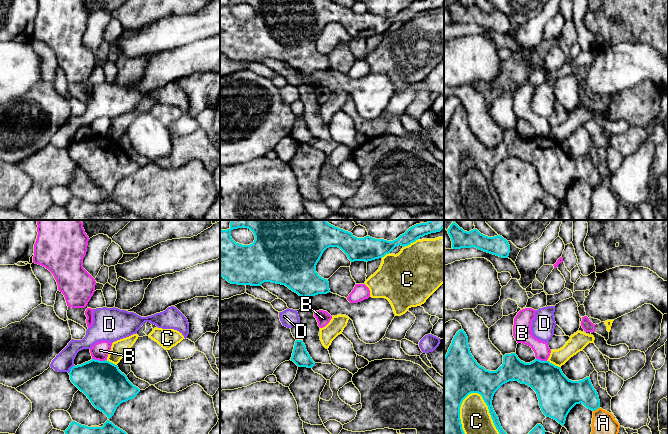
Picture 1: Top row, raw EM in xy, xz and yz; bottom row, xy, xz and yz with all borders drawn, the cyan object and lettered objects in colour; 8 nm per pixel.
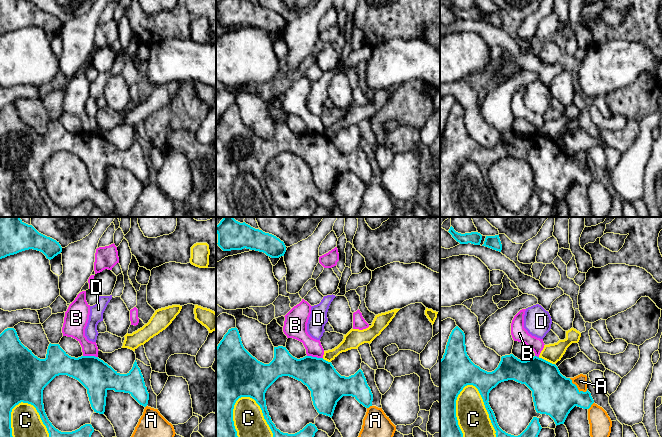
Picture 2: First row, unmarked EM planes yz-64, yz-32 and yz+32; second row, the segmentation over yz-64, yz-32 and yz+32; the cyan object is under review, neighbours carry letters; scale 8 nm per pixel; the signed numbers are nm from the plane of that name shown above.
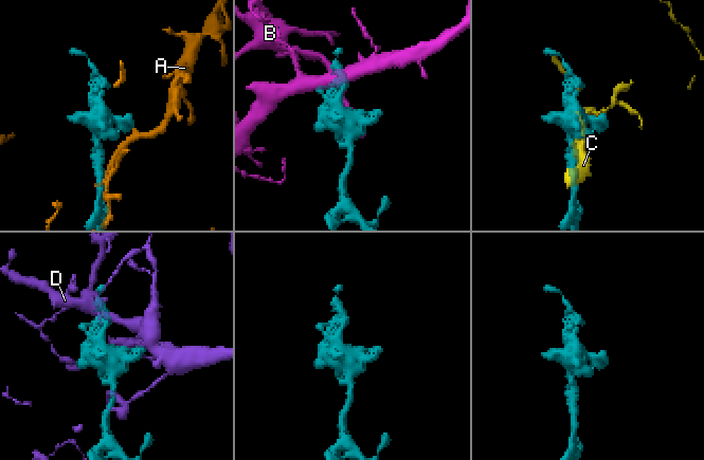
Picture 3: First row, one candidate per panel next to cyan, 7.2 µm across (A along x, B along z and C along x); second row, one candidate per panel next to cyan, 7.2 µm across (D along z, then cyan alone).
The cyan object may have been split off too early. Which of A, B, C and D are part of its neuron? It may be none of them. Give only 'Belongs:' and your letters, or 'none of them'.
Belongs: none of them

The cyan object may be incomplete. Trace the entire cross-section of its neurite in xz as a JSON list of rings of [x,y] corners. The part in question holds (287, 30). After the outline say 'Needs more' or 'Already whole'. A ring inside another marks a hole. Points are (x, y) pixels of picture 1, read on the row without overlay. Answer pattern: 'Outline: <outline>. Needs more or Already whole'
Outline: [[[230,0],[230,4],[220,7],[220,52],[231,60],[261,62],[264,58],[285,61],[302,74],[330,68],[329,58],[316,48],[316,41],[323,28],[329,23],[340,24],[351,38],[372,37],[389,30],[396,22],[408,22],[425,11],[440,8],[444,0],[416,0],[393,17],[375,15],[370,12],[357,14],[351,8],[331,0]],[[238,4],[250,5],[255,16],[250,21],[236,19],[231,13],[231,7]]]. Already whole

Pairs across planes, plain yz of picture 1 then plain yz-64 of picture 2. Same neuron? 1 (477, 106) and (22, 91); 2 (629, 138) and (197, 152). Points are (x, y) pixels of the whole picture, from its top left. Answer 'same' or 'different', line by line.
1: different
2: same

